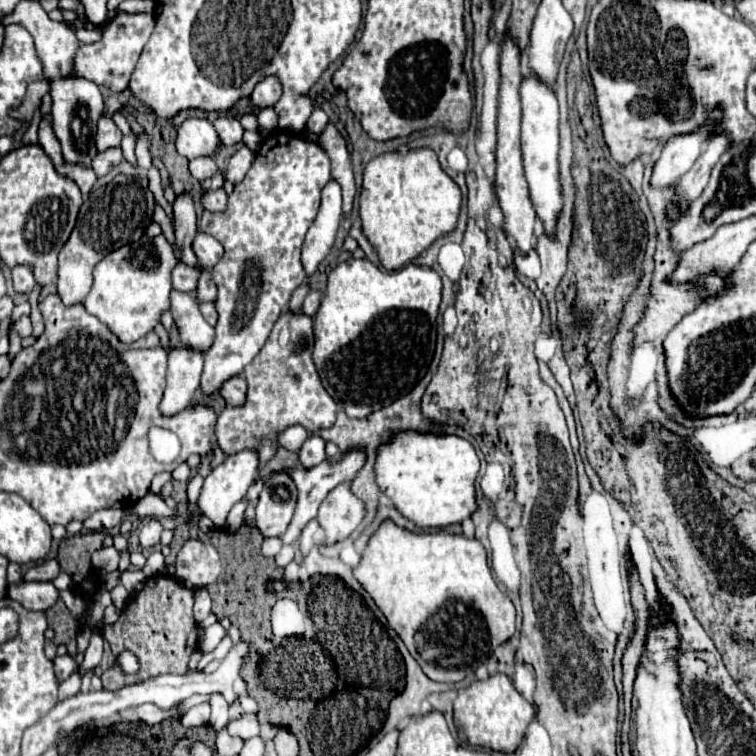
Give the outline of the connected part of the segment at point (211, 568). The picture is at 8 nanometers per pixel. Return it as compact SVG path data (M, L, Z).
M188 540L178 552L174 568L174 576L182 586L198 590L218 580L220 558L214 546L204 544L202 540Z

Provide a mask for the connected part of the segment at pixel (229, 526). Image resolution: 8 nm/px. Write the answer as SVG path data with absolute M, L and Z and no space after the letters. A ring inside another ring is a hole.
M246 500L238 502L236 506L232 506L232 510L228 512L228 518L226 518L226 530L228 530L228 532L232 532L232 534L238 532L238 528L240 528L242 522L244 522L244 510L246 510L246 506L248 506Z

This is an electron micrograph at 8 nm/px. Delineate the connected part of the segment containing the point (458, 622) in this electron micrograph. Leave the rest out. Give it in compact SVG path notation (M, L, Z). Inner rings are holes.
M386 520L370 538L360 566L354 568L354 578L372 596L388 624L396 630L430 680L446 684L462 682L516 632L514 604L498 588L486 560L486 550L476 538L446 534L442 530L414 534Z

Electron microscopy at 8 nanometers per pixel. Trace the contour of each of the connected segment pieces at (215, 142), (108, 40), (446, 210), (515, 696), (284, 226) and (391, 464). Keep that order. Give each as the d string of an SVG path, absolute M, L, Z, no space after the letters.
M188 118L180 126L178 138L176 138L178 154L186 156L188 160L198 156L214 156L220 144L222 142L214 126L206 118Z
M120 12L108 30L102 34L102 38L94 44L80 44L78 54L76 54L76 74L96 82L98 86L106 86L110 92L124 92L128 88L130 76L136 68L136 62L140 58L140 52L144 44L148 42L150 34L154 30L154 14L138 12L138 14L128 14Z
M428 148L406 154L388 152L366 164L360 194L360 220L368 242L386 270L400 270L418 258L432 242L456 230L462 204L458 184L442 170Z
M494 674L488 680L470 684L454 700L454 724L460 732L466 734L470 746L484 746L494 752L514 752L532 720L534 706L522 698L522 694L504 674Z
M280 130L262 142L246 178L228 196L228 210L224 214L204 210L200 230L214 236L226 250L210 272L218 288L218 324L214 344L204 356L200 382L204 396L212 398L226 380L244 372L264 346L276 318L288 310L292 292L306 282L300 262L302 242L318 214L320 192L328 180L330 160L324 148Z
M418 432L398 434L388 444L382 444L374 466L380 490L394 502L396 510L404 518L412 520L418 528L448 528L452 524L462 524L462 520L470 518L478 510L474 480L479 470L479 457L468 440L458 436L434 436Z

